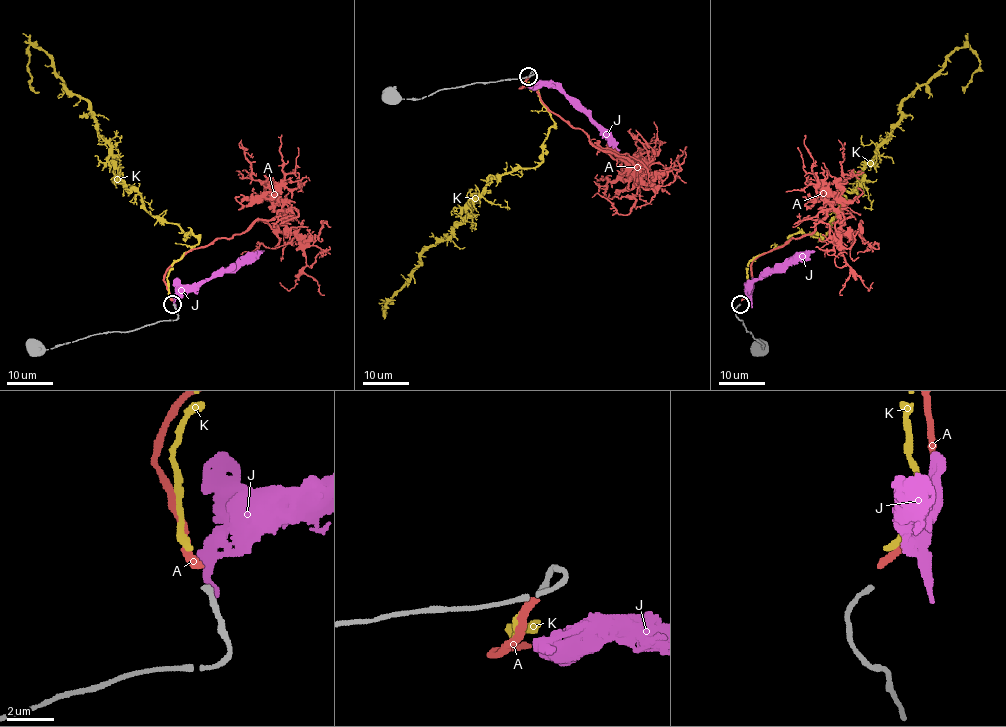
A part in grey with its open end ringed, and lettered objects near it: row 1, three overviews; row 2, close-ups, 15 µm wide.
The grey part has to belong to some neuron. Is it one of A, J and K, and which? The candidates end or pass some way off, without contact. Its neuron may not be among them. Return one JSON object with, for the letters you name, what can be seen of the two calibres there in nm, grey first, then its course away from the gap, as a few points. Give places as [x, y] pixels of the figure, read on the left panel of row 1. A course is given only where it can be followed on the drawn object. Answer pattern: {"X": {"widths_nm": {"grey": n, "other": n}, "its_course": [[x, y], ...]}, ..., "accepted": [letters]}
{"accepted": []}

